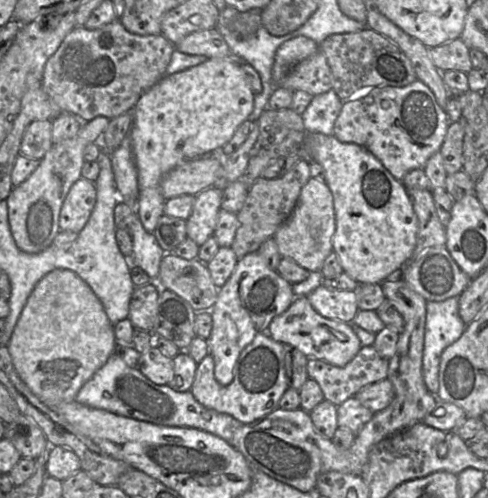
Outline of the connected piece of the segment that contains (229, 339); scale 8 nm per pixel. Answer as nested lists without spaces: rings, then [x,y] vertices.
[[[258,252],[238,260],[227,282],[218,289],[217,300],[210,310],[212,330],[207,343],[214,360],[214,375],[221,385],[233,381],[234,365],[241,351],[257,334],[266,333],[270,322],[288,309],[294,298],[292,284],[269,268]]]

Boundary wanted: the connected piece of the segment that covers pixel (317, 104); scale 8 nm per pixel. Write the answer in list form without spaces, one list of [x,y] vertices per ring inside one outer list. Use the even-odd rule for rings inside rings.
[[[333,89],[314,95],[301,114],[306,133],[333,135],[334,123],[341,112],[343,101]]]

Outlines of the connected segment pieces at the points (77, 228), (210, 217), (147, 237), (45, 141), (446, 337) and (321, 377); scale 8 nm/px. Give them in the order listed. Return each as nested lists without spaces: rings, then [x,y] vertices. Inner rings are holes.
[[[80,177],[69,189],[59,214],[59,228],[79,233],[86,225],[96,204],[96,188],[92,181]]]
[[[209,187],[194,198],[193,209],[186,220],[187,237],[201,246],[214,235],[223,190]]]
[[[138,215],[131,227],[132,253],[130,263],[141,268],[151,282],[157,282],[160,263],[165,252],[159,246],[153,233],[146,231]]]
[[[52,120],[32,121],[23,134],[20,153],[26,157],[41,160],[53,144],[51,129]]]
[[[459,296],[451,297],[439,302],[427,302],[422,373],[425,385],[435,396],[437,396],[439,392],[439,368],[441,355],[448,346],[461,337],[466,327],[467,324],[463,322],[459,315]]]
[[[373,346],[362,347],[356,356],[343,367],[315,358],[308,358],[307,362],[308,377],[319,384],[324,399],[336,406],[355,396],[363,387],[388,378],[388,369],[389,360],[381,357]]]

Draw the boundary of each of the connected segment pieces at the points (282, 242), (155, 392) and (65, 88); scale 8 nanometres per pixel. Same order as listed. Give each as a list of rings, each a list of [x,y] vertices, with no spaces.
[[[310,178],[303,186],[297,204],[273,238],[282,257],[291,258],[302,268],[320,271],[326,257],[333,251],[332,237],[336,229],[334,200],[326,182]]]
[[[114,352],[106,363],[81,387],[75,400],[91,408],[103,409],[121,416],[163,426],[190,427],[216,435],[231,444],[234,431],[241,422],[229,414],[220,413],[201,405],[189,391],[177,392],[169,385],[157,385],[145,377],[138,367],[130,367]]]
[[[120,19],[97,29],[75,26],[45,63],[42,87],[46,94],[61,109],[83,122],[98,116],[113,119],[131,112],[140,97],[165,76],[175,46],[162,34],[138,35],[127,31]]]

